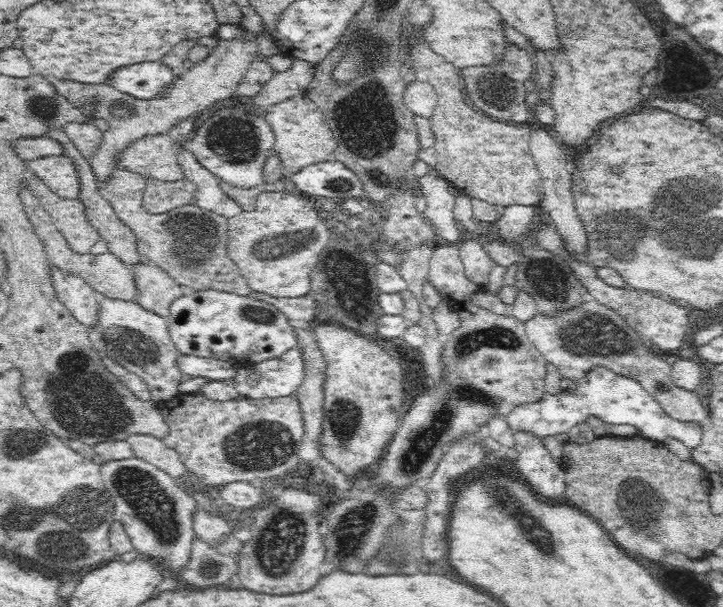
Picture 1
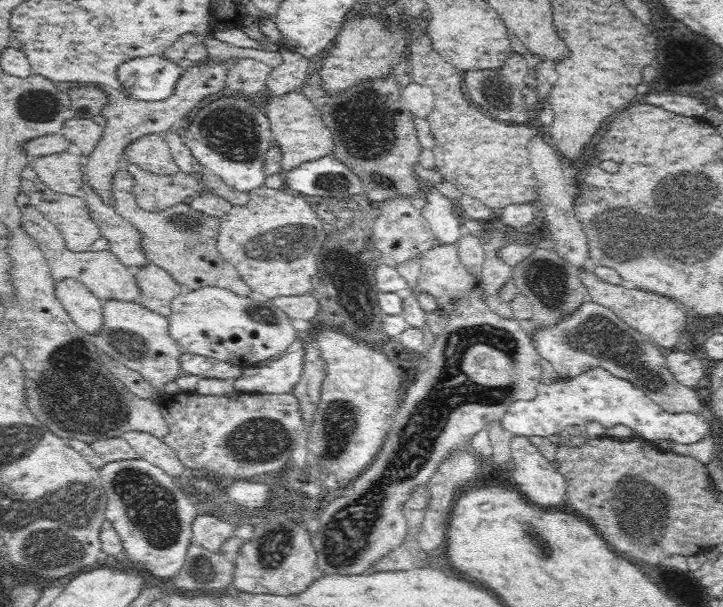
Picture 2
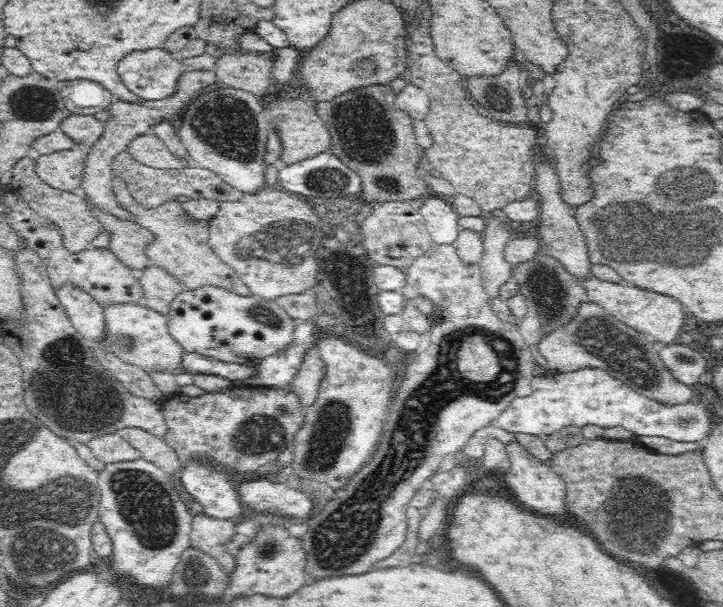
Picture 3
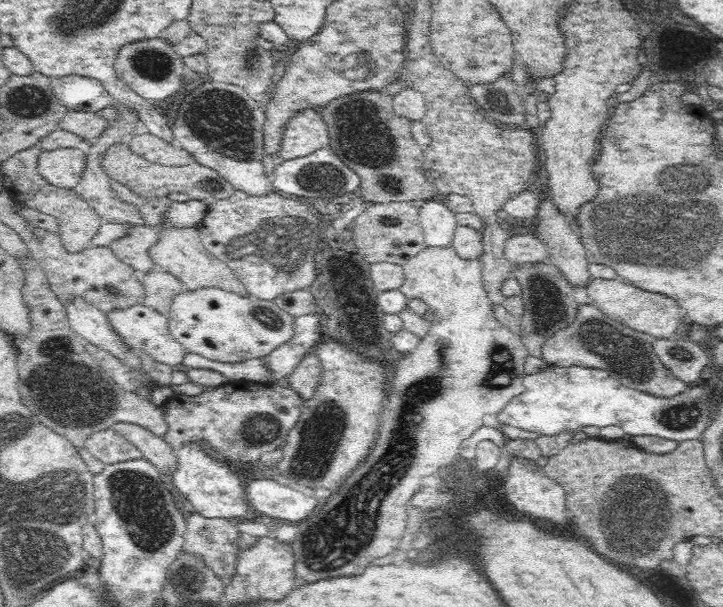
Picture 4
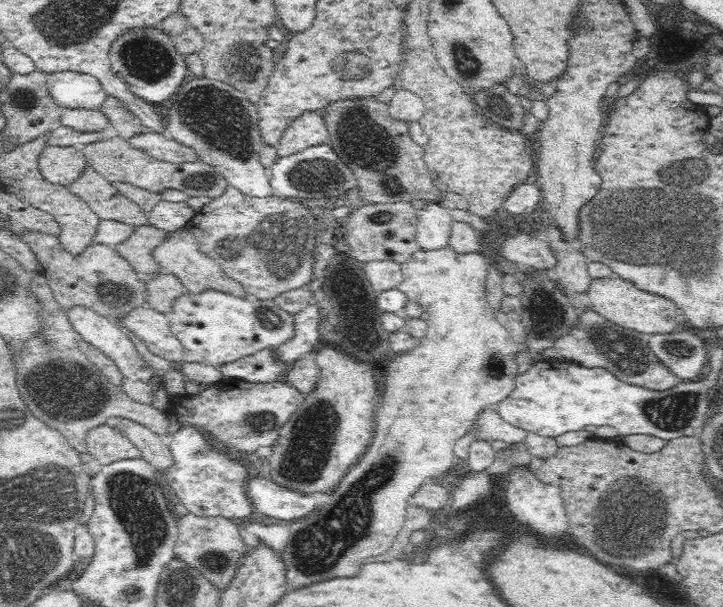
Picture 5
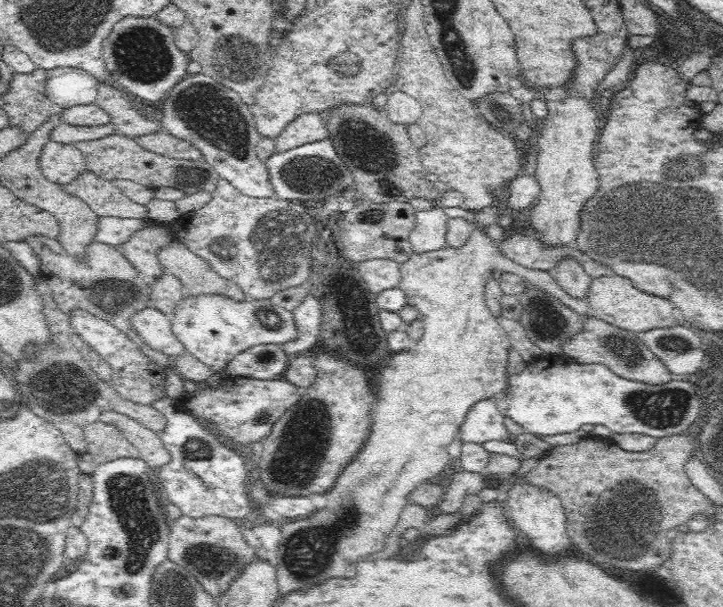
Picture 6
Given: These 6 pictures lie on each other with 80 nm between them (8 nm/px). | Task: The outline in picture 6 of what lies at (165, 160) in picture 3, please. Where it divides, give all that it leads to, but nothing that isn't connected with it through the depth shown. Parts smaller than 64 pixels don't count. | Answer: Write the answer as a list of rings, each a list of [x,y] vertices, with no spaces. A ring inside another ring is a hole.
[[[166,132],[156,136],[138,136],[135,138],[137,144],[150,152],[158,153],[175,159],[198,160],[203,158],[202,152],[195,146],[182,138],[177,138]]]

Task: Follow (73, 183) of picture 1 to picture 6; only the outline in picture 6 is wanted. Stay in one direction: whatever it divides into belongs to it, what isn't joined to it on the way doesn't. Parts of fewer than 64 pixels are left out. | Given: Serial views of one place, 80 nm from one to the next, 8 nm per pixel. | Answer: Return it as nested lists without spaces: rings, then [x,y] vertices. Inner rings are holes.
[[[54,140],[46,142],[39,156],[39,165],[43,175],[59,185],[68,184],[87,170],[84,153],[72,144]]]

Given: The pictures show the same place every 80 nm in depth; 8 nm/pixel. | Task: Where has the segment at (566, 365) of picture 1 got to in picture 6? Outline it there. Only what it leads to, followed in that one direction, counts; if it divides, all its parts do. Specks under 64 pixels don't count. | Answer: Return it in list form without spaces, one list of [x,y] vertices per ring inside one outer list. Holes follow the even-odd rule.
[[[593,315],[587,319],[585,326],[568,342],[562,344],[562,352],[566,356],[575,358],[578,363],[600,363],[627,379],[636,379],[640,382],[662,383],[674,378],[653,352],[641,341],[637,333],[618,329],[609,322],[598,320]]]

